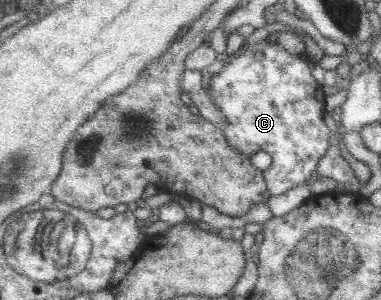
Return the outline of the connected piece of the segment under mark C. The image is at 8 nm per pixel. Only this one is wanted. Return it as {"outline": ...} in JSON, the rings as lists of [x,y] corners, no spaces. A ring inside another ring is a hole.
{"outline":[[[264,41],[246,50],[240,57],[232,59],[226,67],[219,74],[214,75],[212,79],[210,97],[216,100],[216,104],[226,112],[226,116],[228,116],[228,120],[230,120],[230,125],[224,129],[230,144],[240,149],[241,153],[249,157],[260,151],[267,152],[273,157],[274,163],[265,171],[269,189],[273,195],[284,195],[284,193],[288,193],[290,189],[308,183],[308,181],[312,179],[312,175],[315,175],[319,171],[320,163],[333,147],[332,130],[330,130],[326,119],[324,119],[324,115],[326,115],[326,97],[328,97],[328,95],[326,95],[326,91],[324,91],[322,87],[323,84],[315,77],[315,71],[313,70],[310,56],[311,55],[306,53],[302,55],[292,55],[286,47],[282,47],[282,45],[279,44],[270,45]],[[258,51],[262,51],[265,54],[264,60],[258,61],[258,59],[256,59],[256,53],[258,53]]]}

